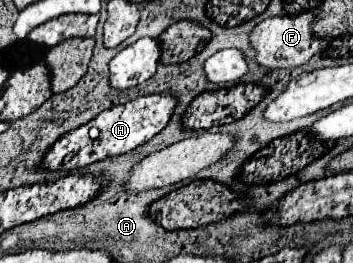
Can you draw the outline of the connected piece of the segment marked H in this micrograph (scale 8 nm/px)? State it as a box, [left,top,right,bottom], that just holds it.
[44,93,178,169]

